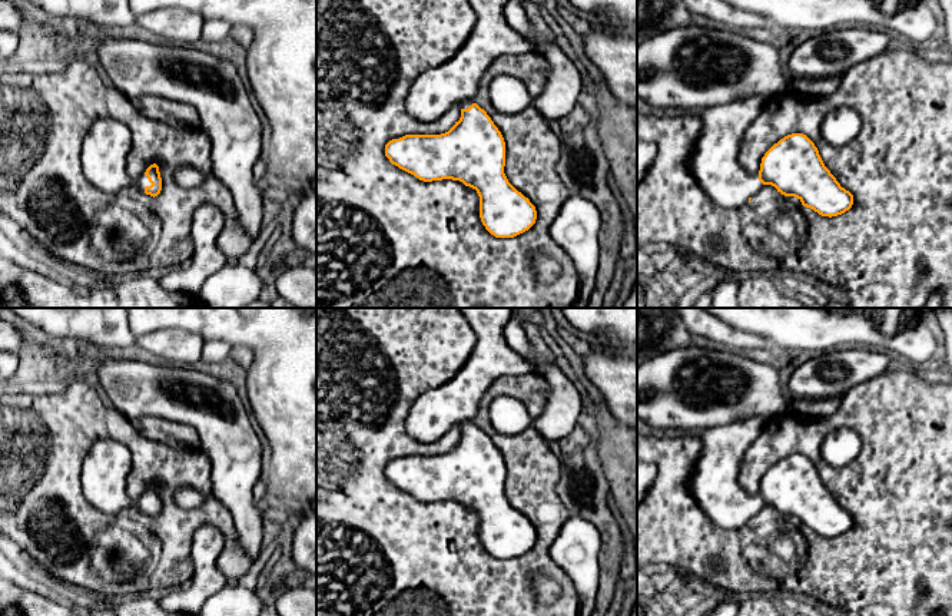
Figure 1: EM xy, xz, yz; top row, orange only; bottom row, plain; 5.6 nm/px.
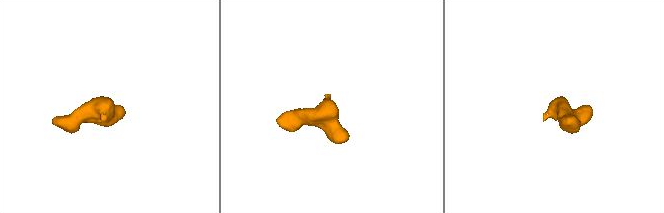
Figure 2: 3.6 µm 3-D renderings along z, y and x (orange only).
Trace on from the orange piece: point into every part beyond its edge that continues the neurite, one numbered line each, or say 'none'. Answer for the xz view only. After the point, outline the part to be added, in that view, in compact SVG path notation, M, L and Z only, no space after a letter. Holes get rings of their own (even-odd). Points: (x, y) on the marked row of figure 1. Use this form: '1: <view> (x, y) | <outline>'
1: xz (434, 92) | M468 0L477 20L472 33L461 50L441 66L428 69L414 79L405 99L407 112L421 122L432 122L451 107L468 109L480 87L484 73L502 54L524 54L531 52L531 43L505 19L510 0Z

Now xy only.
1: xy (105, 149) | M99 119L82 143L82 170L97 189L120 199L120 192L133 188L145 192L150 186L143 173L137 179L127 175L127 155L132 148L130 130L116 119Z

